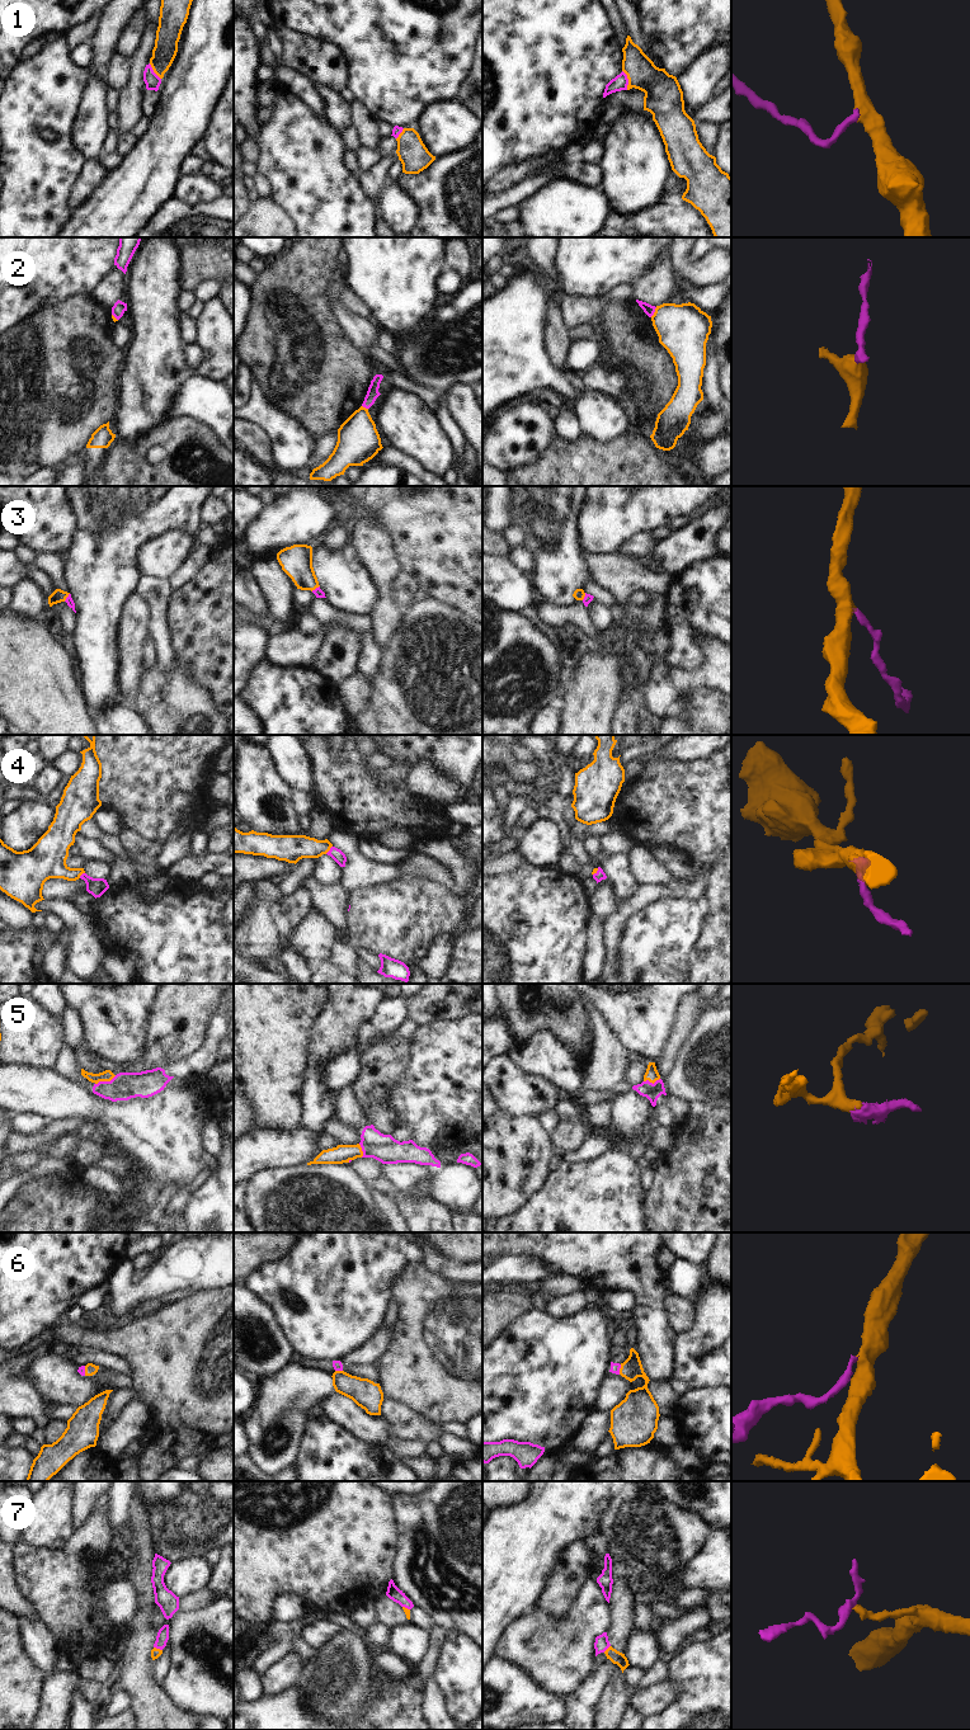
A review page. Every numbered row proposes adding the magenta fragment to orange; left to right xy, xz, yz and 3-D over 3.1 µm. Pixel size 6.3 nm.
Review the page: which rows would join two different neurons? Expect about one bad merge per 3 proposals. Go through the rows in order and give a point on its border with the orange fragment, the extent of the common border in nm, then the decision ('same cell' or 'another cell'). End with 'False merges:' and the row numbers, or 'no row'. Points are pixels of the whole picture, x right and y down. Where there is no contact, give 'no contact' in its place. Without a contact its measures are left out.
1: contact yz (629, 80); length 130 nm; another cell
2: contact yz (654, 312); length 80 nm; another cell
3: contact xy (67, 595); length 70 nm; same cell
4: contact xz (329, 849); length 70 nm; same cell
5: contact xy (106, 1080); length 150 nm; same cell
6: contact yz (620, 1370); length 70 nm; same cell
7: contact xy (158, 1649); length 60 nm; same cell
False merges: 1, 2

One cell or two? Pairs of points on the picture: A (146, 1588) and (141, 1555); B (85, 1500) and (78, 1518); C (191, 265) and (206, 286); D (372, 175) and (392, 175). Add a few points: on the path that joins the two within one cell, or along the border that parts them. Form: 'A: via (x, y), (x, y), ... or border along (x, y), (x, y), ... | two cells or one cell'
A: via (141, 1580), (141, 1563) | one cell
B: via (81, 1504), (79, 1514) | one cell
C: border along (220, 279), (202, 279), (192, 290) | two cells
D: border along (398, 158), (387, 169), (387, 183) | two cells

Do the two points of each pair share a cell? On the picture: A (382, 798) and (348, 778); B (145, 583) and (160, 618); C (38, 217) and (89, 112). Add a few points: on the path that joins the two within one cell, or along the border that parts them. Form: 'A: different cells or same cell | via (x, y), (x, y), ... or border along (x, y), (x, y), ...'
A: same cell | via (373, 798), (368, 798), (357, 787)
B: same cell | via (152, 592), (159, 600), (159, 609)
C: different cells | border along (75, 114), (70, 136), (85, 159)

